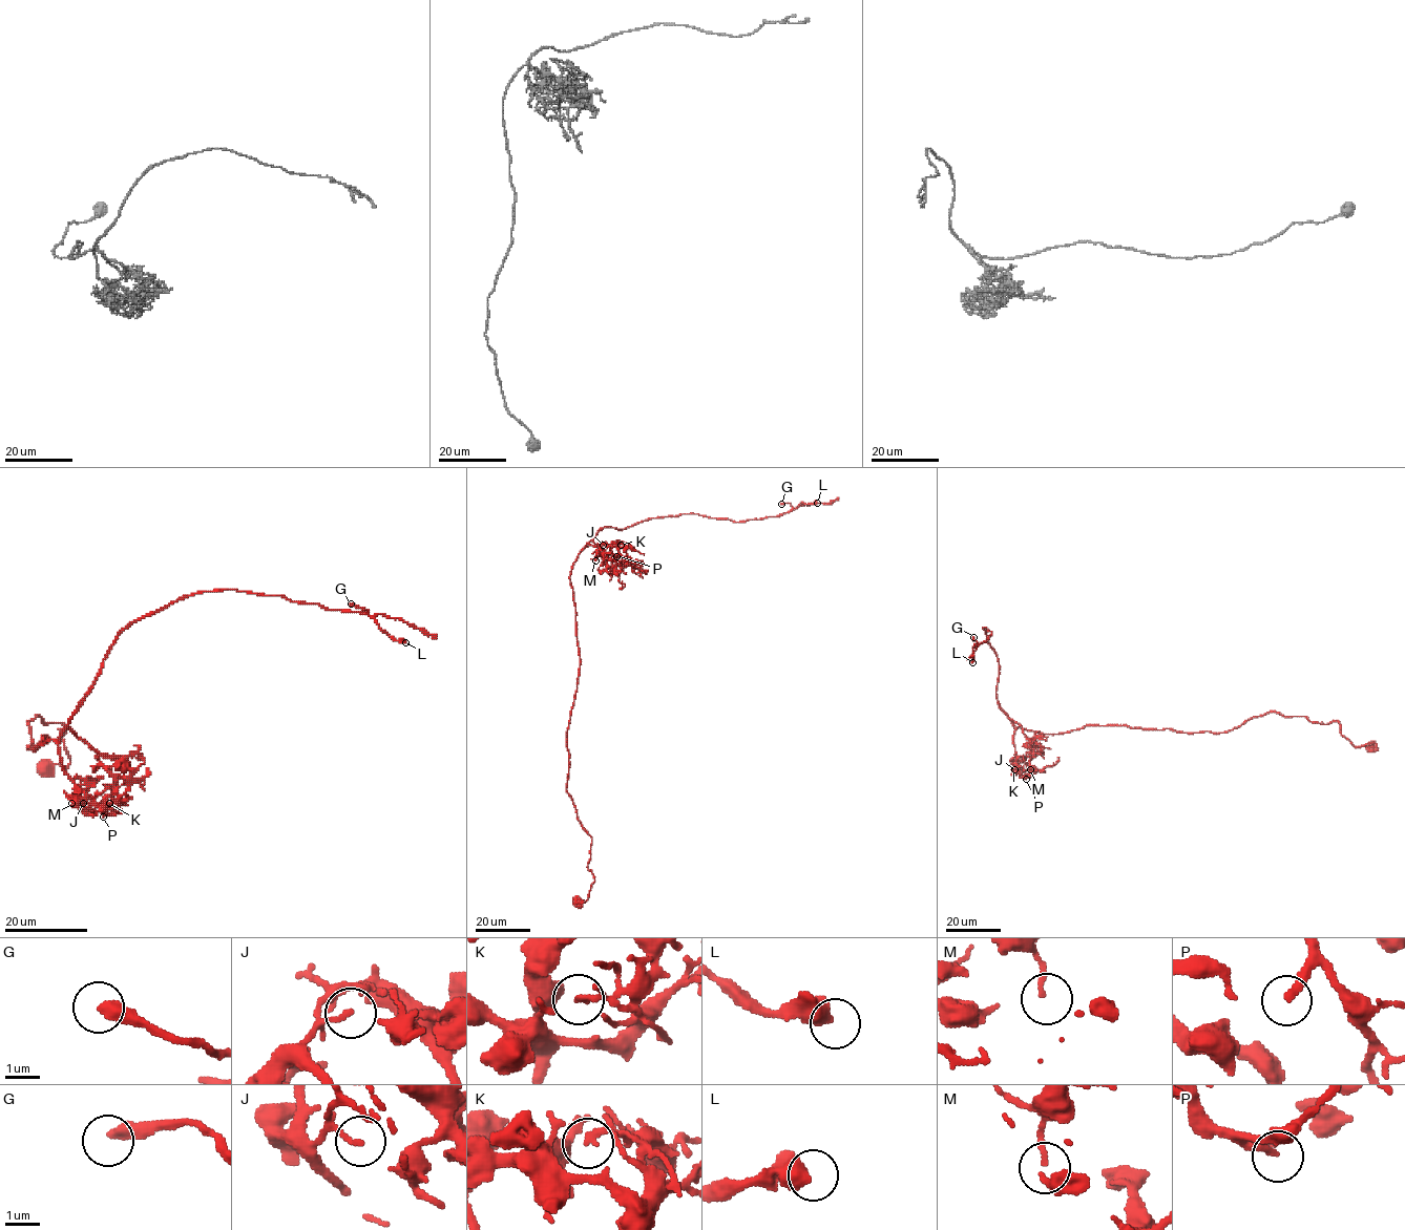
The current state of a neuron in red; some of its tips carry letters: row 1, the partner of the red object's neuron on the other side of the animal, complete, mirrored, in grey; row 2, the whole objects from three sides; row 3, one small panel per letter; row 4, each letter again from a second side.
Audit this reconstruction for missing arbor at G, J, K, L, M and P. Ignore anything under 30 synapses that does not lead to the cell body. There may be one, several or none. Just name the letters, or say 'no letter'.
P

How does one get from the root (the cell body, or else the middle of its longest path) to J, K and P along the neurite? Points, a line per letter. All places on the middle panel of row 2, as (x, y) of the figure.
J: (577, 902), (587, 899), (594, 876), (591, 836), (566, 790), (580, 664), (569, 574), (588, 544), (603, 545)
K: (577, 902), (587, 899), (594, 876), (591, 836), (566, 790), (580, 664), (569, 574), (588, 544), (621, 545)
P: (577, 902), (594, 876), (591, 836), (566, 790), (580, 664), (569, 574), (588, 544), (616, 556)

